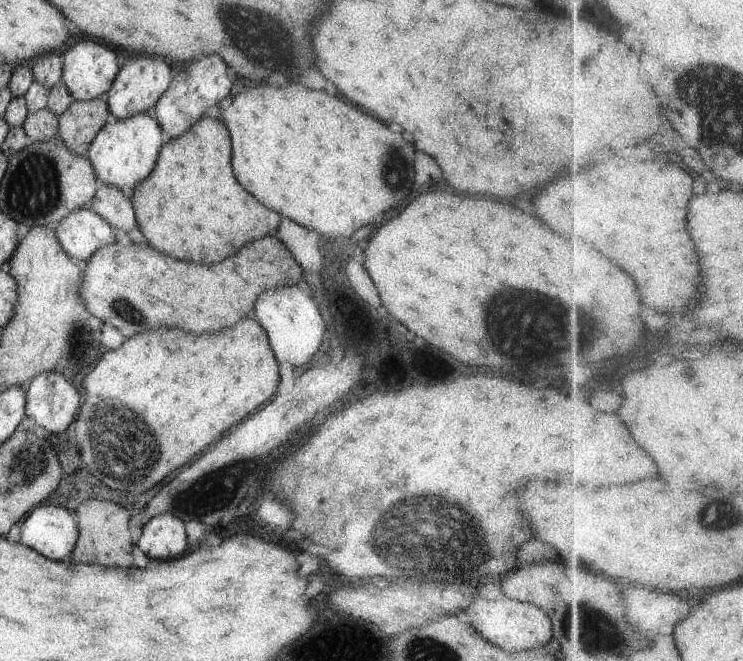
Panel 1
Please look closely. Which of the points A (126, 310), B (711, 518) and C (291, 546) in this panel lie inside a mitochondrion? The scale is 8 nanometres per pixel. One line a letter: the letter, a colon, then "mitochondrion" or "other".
A: mitochondrion
B: mitochondrion
C: other

